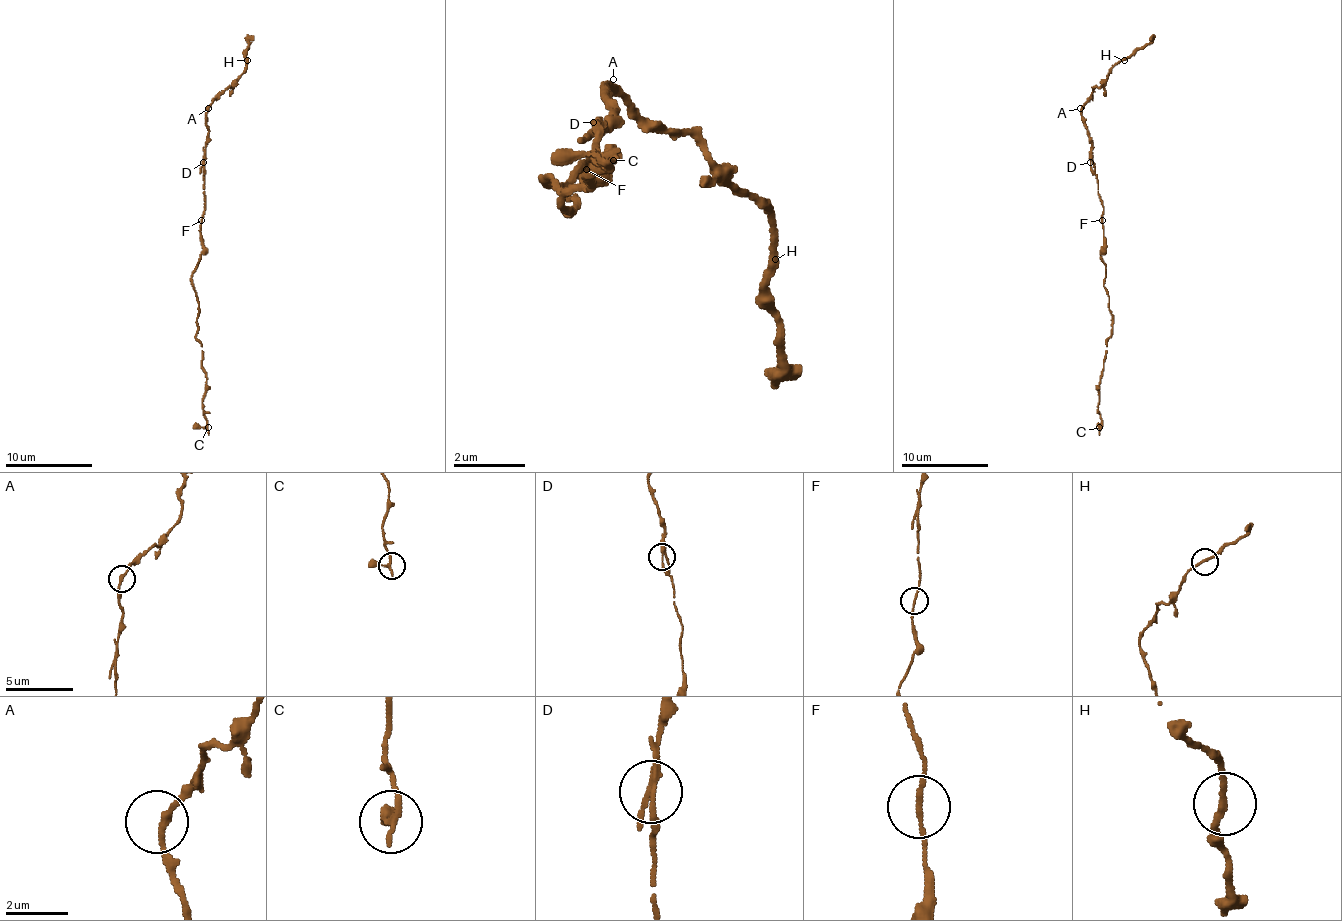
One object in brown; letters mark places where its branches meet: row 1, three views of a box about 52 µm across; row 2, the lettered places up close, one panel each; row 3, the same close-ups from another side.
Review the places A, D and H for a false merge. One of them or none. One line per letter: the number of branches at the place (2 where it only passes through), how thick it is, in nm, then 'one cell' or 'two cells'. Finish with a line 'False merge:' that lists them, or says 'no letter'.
A: 2 branches meet; 200 nm thick; one cell
D: 3 branches meet; 170 nm thick; two cells
H: 2 branches meet; 180 nm thick; one cell
False merge: D

